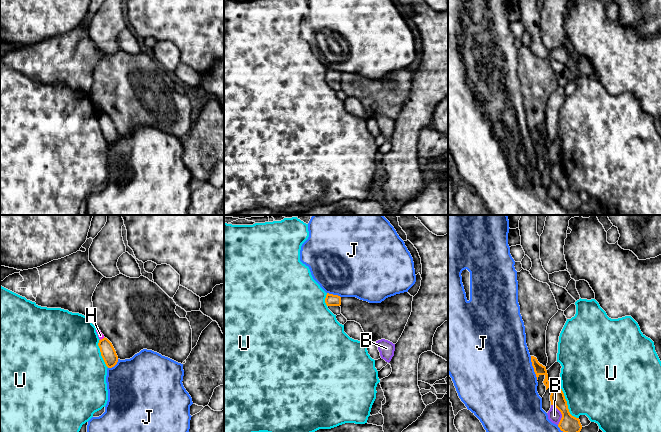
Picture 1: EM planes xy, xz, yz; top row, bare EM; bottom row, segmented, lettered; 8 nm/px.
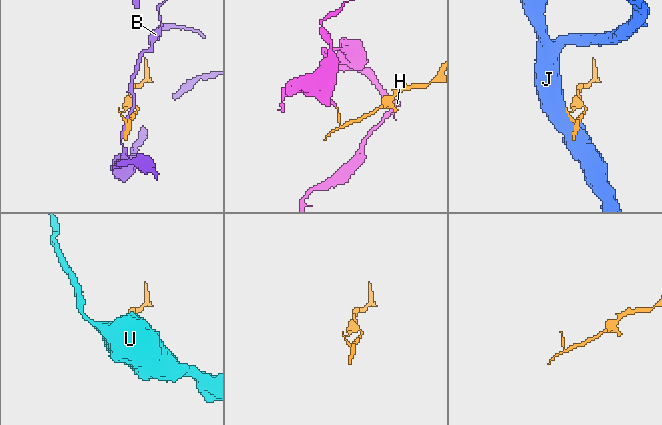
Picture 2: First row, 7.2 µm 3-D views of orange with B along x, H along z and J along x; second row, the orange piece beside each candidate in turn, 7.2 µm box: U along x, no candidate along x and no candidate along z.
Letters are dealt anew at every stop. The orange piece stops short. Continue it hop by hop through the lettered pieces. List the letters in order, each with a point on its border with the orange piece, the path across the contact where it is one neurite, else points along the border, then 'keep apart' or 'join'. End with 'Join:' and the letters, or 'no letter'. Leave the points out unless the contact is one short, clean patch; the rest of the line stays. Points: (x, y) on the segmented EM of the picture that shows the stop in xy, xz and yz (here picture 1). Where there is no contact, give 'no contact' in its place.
B: yz (561, 413) | keep apart
H: xy (103, 338) | along xy (104, 337), (100, 340) | keep apart
J: yz (533, 367) | keep apart
U: yz (566, 404) | keep apart
Join: no letter

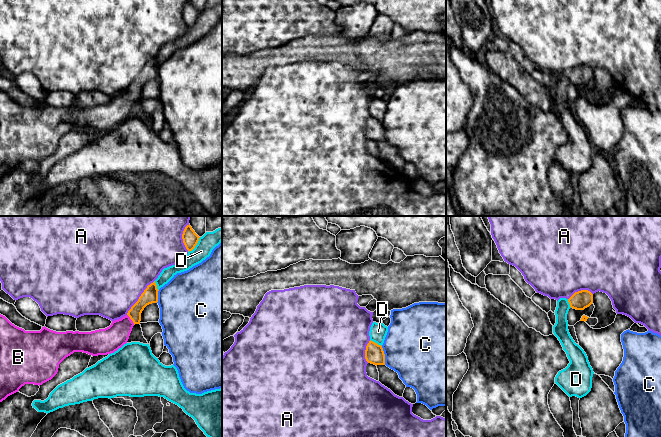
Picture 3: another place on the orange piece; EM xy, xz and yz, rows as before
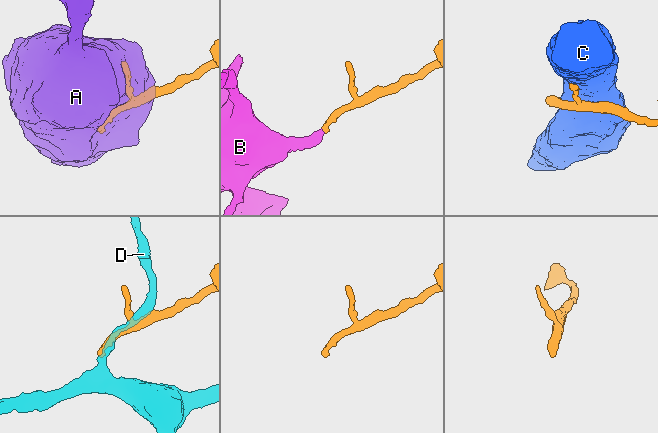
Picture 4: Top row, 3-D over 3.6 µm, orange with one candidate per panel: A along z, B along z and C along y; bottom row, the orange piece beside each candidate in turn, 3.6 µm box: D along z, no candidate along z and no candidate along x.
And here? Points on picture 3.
A: xy (139, 297) | keep apart
B: xy (130, 318) | across xy (150, 295), (130, 318), (108, 340) | join
C: xz (384, 355) | keep apart
D: xy (196, 244) | keep apart
Join: B

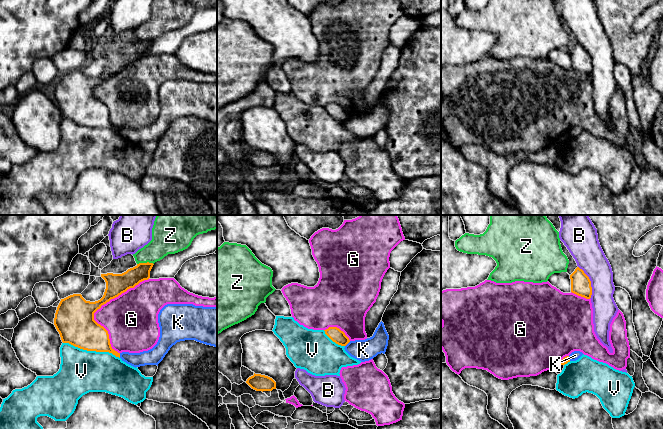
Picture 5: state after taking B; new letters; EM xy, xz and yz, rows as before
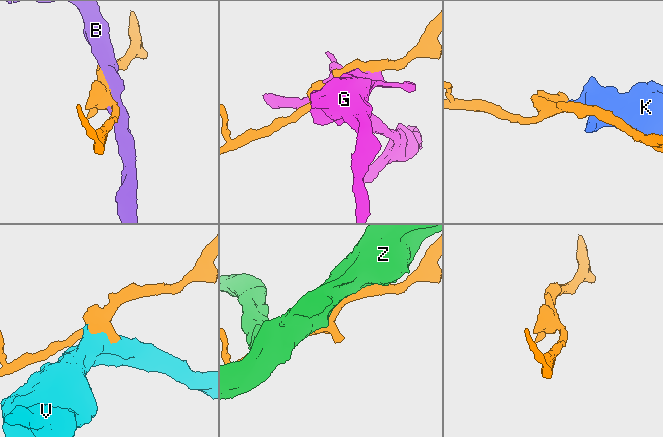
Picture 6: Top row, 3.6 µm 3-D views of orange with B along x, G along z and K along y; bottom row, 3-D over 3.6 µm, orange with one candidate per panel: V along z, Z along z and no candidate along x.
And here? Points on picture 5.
B: yz (590, 282) | keep apart
G: xy (100, 307) | keep apart
K: xz (347, 343) | along xz (350, 341), (345, 346) | keep apart
V: xy (91, 350) | keep apart
Z: xy (145, 263) | keep apart
Join: no letter

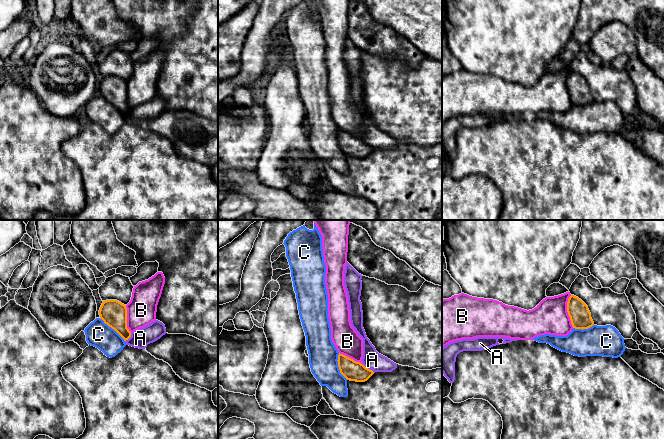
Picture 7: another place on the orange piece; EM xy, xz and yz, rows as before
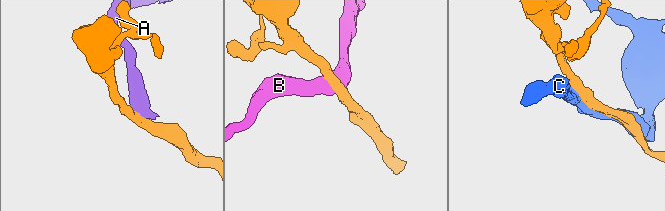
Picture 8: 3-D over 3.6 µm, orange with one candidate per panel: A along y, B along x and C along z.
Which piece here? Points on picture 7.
A: xz (367, 368) | along xz (362, 364), (374, 372) | keep apart
B: yz (567, 311) | keep apart
C: xy (112, 328) | keep apart
Join: no letter

